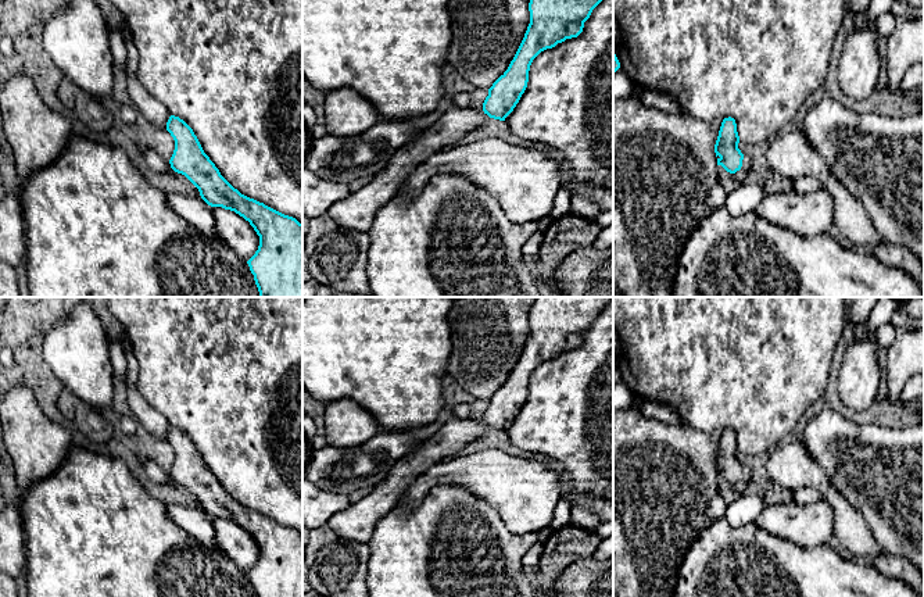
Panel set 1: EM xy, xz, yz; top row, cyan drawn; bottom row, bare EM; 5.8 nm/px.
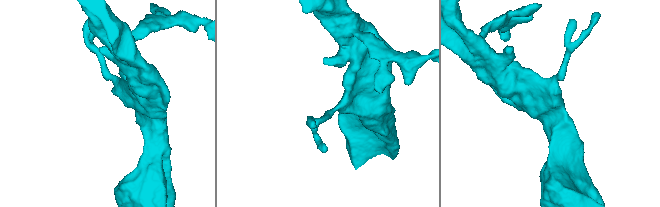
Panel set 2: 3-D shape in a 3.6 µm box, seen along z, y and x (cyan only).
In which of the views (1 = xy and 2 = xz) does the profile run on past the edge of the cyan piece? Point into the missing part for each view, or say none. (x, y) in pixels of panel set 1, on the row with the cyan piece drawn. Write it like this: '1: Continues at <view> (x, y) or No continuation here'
1: No continuation here
2: Continues at xz (355, 213)

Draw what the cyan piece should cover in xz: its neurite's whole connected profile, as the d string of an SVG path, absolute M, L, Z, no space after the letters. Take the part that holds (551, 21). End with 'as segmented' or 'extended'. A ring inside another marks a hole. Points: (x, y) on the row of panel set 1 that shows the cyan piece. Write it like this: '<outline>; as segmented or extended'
M530 0L530 24L524 37L508 69L488 89L488 96L483 103L483 108L476 111L465 111L456 106L451 106L434 125L423 131L412 142L408 142L397 149L387 164L372 178L369 178L361 190L351 193L347 199L332 205L329 214L336 221L337 226L369 233L377 210L397 194L401 183L419 164L451 147L488 118L505 121L527 87L529 71L533 60L541 51L552 49L566 39L577 37L583 32L584 22L590 18L592 10L601 1L602 0Z; extended

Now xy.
M171 115L166 131L175 140L171 168L185 175L208 205L234 211L259 236L258 250L247 261L259 297L302 297L302 224L234 189L183 119Z; as segmented

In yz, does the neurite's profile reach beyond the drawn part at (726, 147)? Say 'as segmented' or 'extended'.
extended

